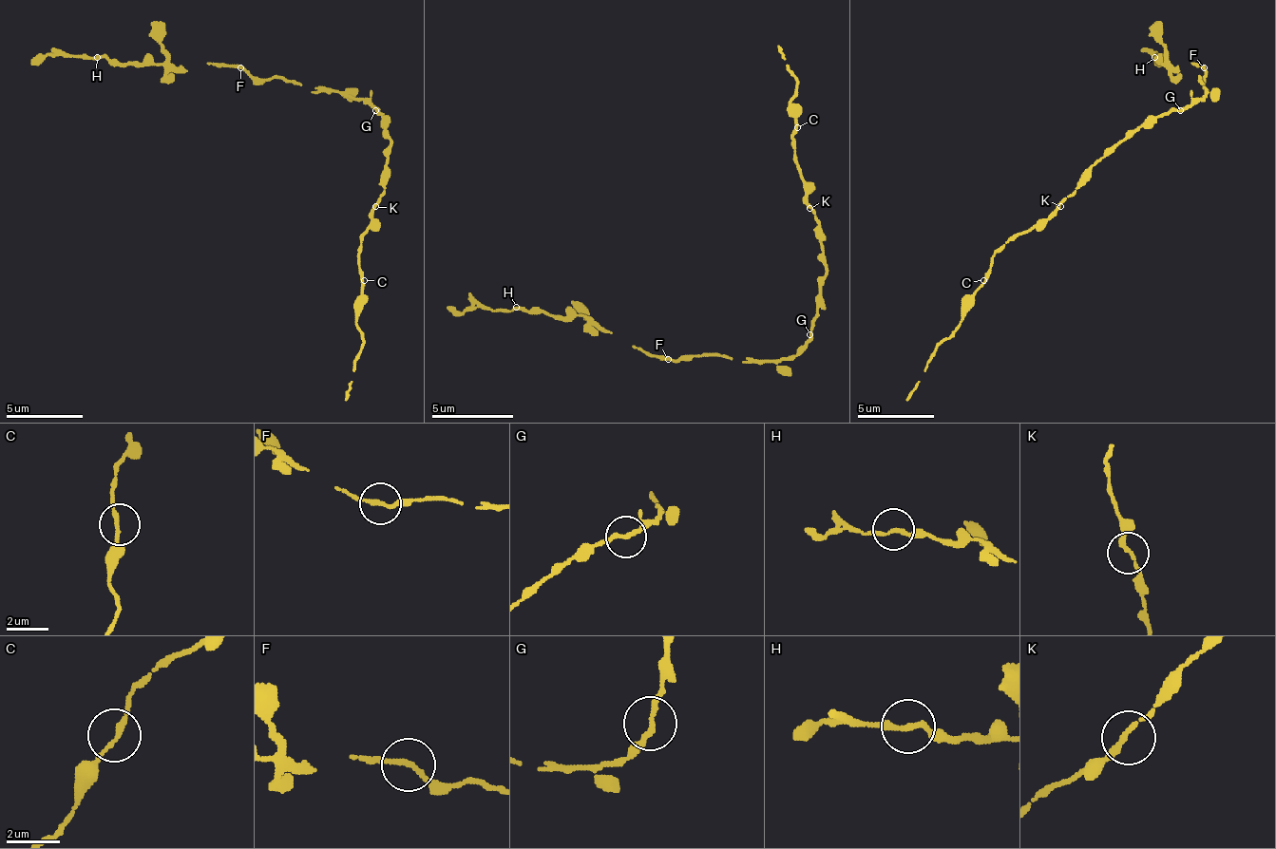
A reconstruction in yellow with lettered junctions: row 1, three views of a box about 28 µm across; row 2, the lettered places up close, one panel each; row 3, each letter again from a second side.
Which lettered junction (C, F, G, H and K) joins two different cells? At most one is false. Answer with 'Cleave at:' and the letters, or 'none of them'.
Cleave at: none of them

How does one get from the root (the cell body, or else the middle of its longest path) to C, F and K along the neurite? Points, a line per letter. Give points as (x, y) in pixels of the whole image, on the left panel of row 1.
C: (379, 114), (390, 137), (390, 153), (387, 187), (360, 241), (364, 280)
F: (379, 114), (352, 95), (310, 91), (283, 79), (252, 79), (240, 67)
K: (379, 114), (383, 118), (383, 129), (390, 137), (390, 153), (387, 157), (387, 187), (375, 206)

